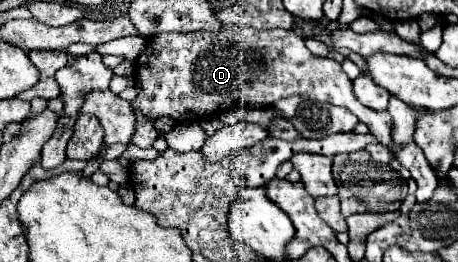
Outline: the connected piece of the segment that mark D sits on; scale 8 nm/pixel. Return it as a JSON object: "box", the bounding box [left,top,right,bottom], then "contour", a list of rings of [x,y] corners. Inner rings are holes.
{"box":[132,26,438,204],"contour":[[[226,26],[222,34],[158,34],[146,42],[146,50],[134,66],[142,92],[132,102],[132,108],[138,108],[152,120],[170,116],[178,124],[200,122],[236,108],[236,102],[248,110],[268,108],[280,98],[298,94],[300,98],[330,102],[354,112],[358,120],[370,128],[370,134],[390,148],[396,154],[396,160],[412,174],[418,184],[416,198],[420,204],[430,200],[438,188],[438,180],[418,144],[408,142],[406,146],[394,146],[392,116],[388,112],[366,110],[366,106],[356,102],[352,82],[344,74],[342,66],[336,60],[312,56],[304,46],[304,40],[292,30],[250,30],[242,26]]]}

